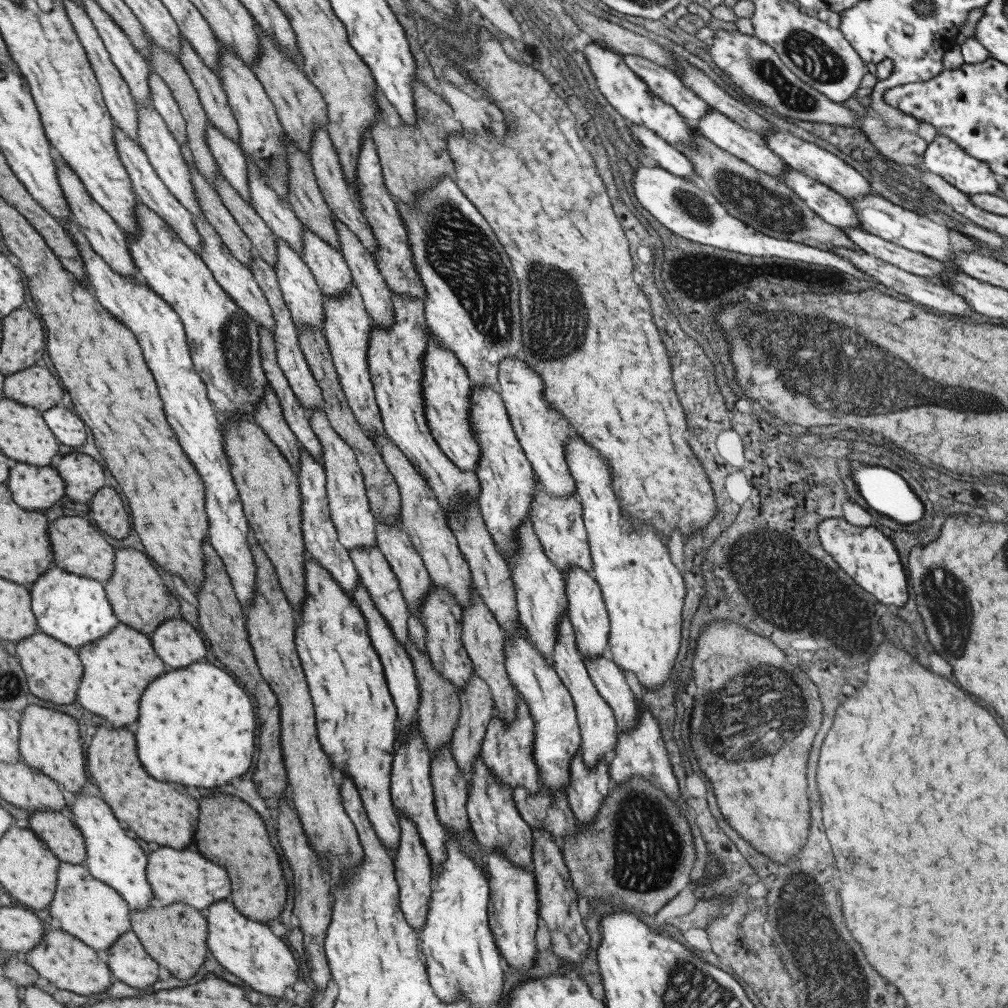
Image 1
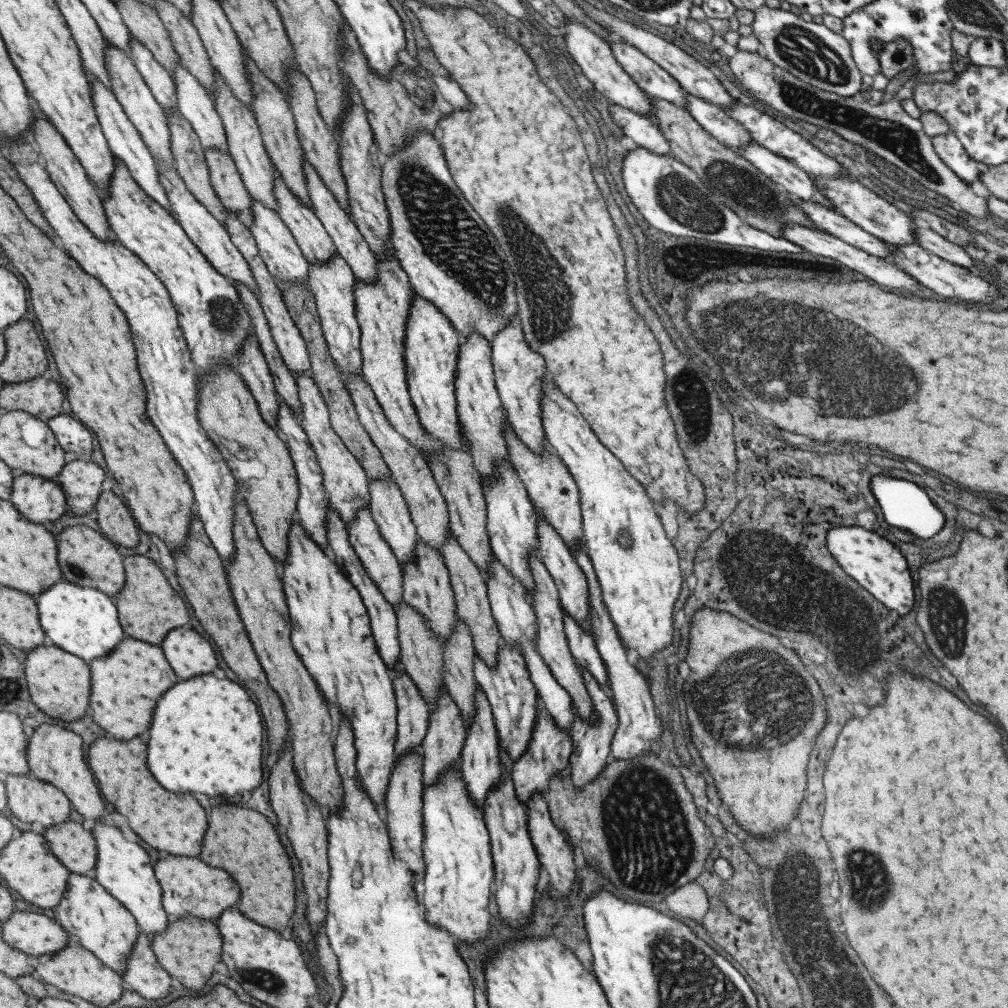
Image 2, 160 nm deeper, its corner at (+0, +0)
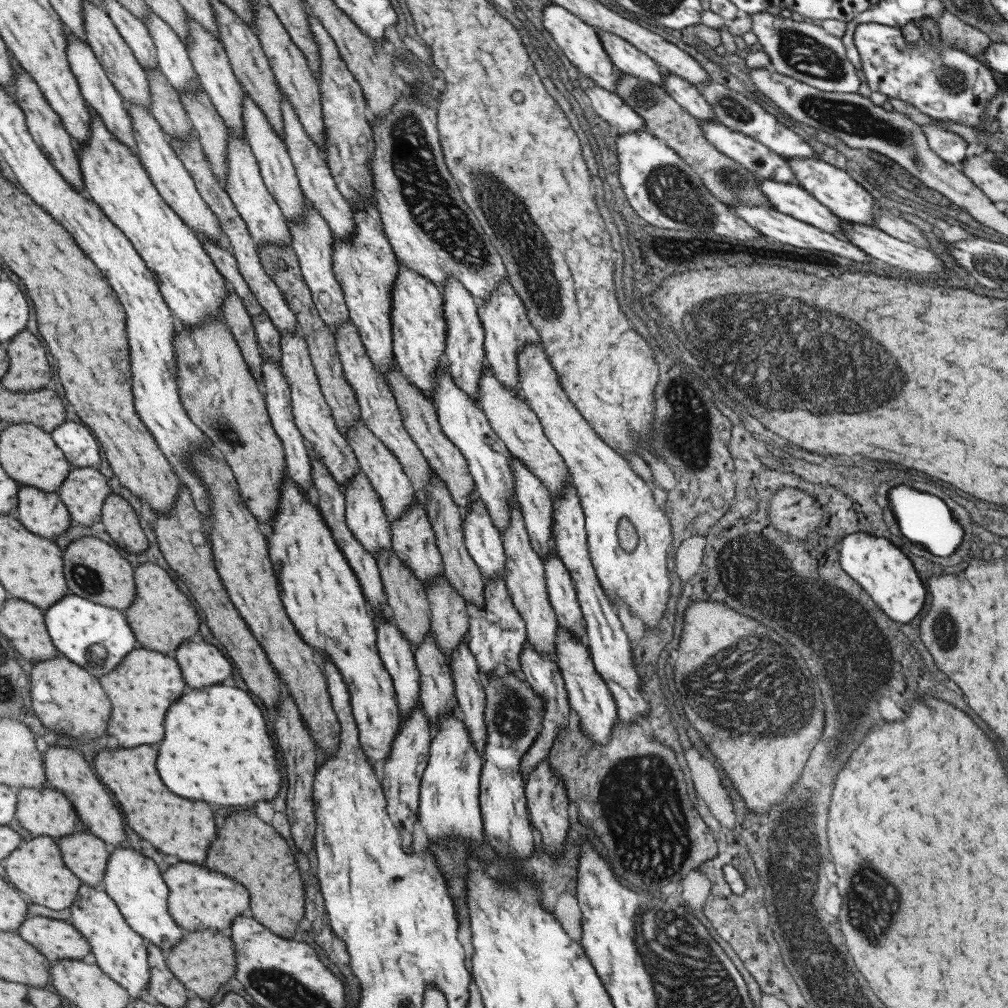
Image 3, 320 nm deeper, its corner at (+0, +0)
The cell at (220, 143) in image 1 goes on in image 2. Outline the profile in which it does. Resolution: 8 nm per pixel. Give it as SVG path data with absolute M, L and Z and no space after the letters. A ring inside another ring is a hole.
M180 63L173 70L172 81L177 111L193 127L200 145L205 149L212 148L228 154L222 122L203 87Z

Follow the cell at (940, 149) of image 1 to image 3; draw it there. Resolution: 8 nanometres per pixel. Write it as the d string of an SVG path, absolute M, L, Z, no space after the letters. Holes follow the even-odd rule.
M921 125L920 129L925 135L928 147L941 159L953 165L965 158L967 142L964 138L953 134L937 125Z

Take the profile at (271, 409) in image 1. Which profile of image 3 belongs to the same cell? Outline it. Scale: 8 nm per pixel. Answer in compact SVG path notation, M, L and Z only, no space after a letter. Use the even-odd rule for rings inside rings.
M228 287L222 300L221 313L224 322L240 348L245 364L256 380L261 376L261 350L257 344L254 330L242 300Z

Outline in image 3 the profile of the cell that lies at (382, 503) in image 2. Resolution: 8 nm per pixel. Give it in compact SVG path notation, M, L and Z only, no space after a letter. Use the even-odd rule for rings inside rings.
M360 418L344 436L347 436L345 439L354 452L358 468L365 473L373 490L379 495L381 508L383 508L383 514L385 514L387 522L391 524L391 522L399 520L399 516L409 508L412 501L413 487L396 456L393 456L393 453L385 448L385 445L367 428L367 425Z

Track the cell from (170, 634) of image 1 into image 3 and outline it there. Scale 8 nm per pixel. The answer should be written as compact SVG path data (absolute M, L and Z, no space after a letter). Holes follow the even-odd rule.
M187 639L171 655L189 688L205 688L223 682L233 673L234 666L215 646L200 639Z

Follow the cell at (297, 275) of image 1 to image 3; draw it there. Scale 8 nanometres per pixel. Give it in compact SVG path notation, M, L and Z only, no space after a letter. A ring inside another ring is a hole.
M227 130L226 161L227 174L225 174L223 189L234 204L238 215L244 220L256 248L265 243L290 247L290 232L285 218L268 189L263 185L257 161L248 142L246 139L240 139L237 135L229 133L229 130Z

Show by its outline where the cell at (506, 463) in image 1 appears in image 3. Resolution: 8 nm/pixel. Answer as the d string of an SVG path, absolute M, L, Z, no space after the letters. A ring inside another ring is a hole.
M447 277L440 288L442 311L445 321L444 361L454 383L466 392L476 403L478 380L485 364L483 329L476 313L477 303L465 287L453 277Z

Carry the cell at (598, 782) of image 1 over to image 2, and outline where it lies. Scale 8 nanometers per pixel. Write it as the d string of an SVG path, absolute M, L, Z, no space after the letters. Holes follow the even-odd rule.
M576 664L576 667L579 669L584 687L588 692L593 709L592 714L594 714L592 718L594 721L582 719L571 701L572 719L569 733L572 743L567 761L570 768L570 781L576 789L582 789L589 781L592 781L600 774L601 769L606 765L606 761L609 760L610 744L613 733L617 728L617 719L611 698L607 696L602 686L593 678L592 674L589 674L589 671L584 666Z

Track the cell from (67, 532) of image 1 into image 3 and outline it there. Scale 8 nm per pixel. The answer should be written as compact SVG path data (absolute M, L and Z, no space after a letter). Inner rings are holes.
M81 537L69 543L62 552L63 576L68 592L123 612L132 603L136 592L132 566L117 551L97 537Z

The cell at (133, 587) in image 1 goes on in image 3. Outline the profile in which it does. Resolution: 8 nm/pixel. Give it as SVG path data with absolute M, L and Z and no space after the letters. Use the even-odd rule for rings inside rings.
M144 562L132 569L136 596L123 613L137 640L137 647L171 656L184 640L199 639L197 612L165 570L151 562Z

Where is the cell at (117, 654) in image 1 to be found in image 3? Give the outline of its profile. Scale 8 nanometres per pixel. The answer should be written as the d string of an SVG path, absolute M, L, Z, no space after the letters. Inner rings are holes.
M139 647L129 651L111 671L97 678L111 702L111 718L106 734L119 740L121 748L135 748L139 744L155 744L163 738L163 716L171 702L183 694L183 680L172 656Z

